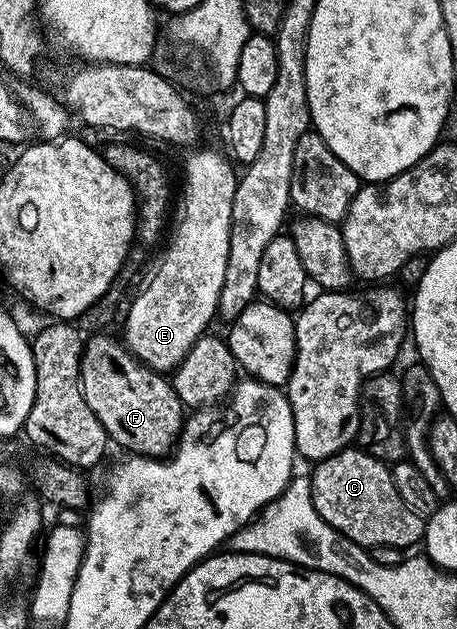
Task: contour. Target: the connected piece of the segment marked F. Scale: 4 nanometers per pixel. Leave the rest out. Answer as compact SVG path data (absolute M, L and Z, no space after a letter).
M99 331L91 335L91 338L86 338L83 358L79 364L79 386L85 395L85 403L89 403L89 411L93 411L101 427L105 427L108 438L114 444L116 441L121 448L127 449L123 451L141 457L166 458L174 450L181 436L185 420L184 403L164 374L142 365L136 357L132 357L126 344L118 336L115 337L110 337L107 331Z

